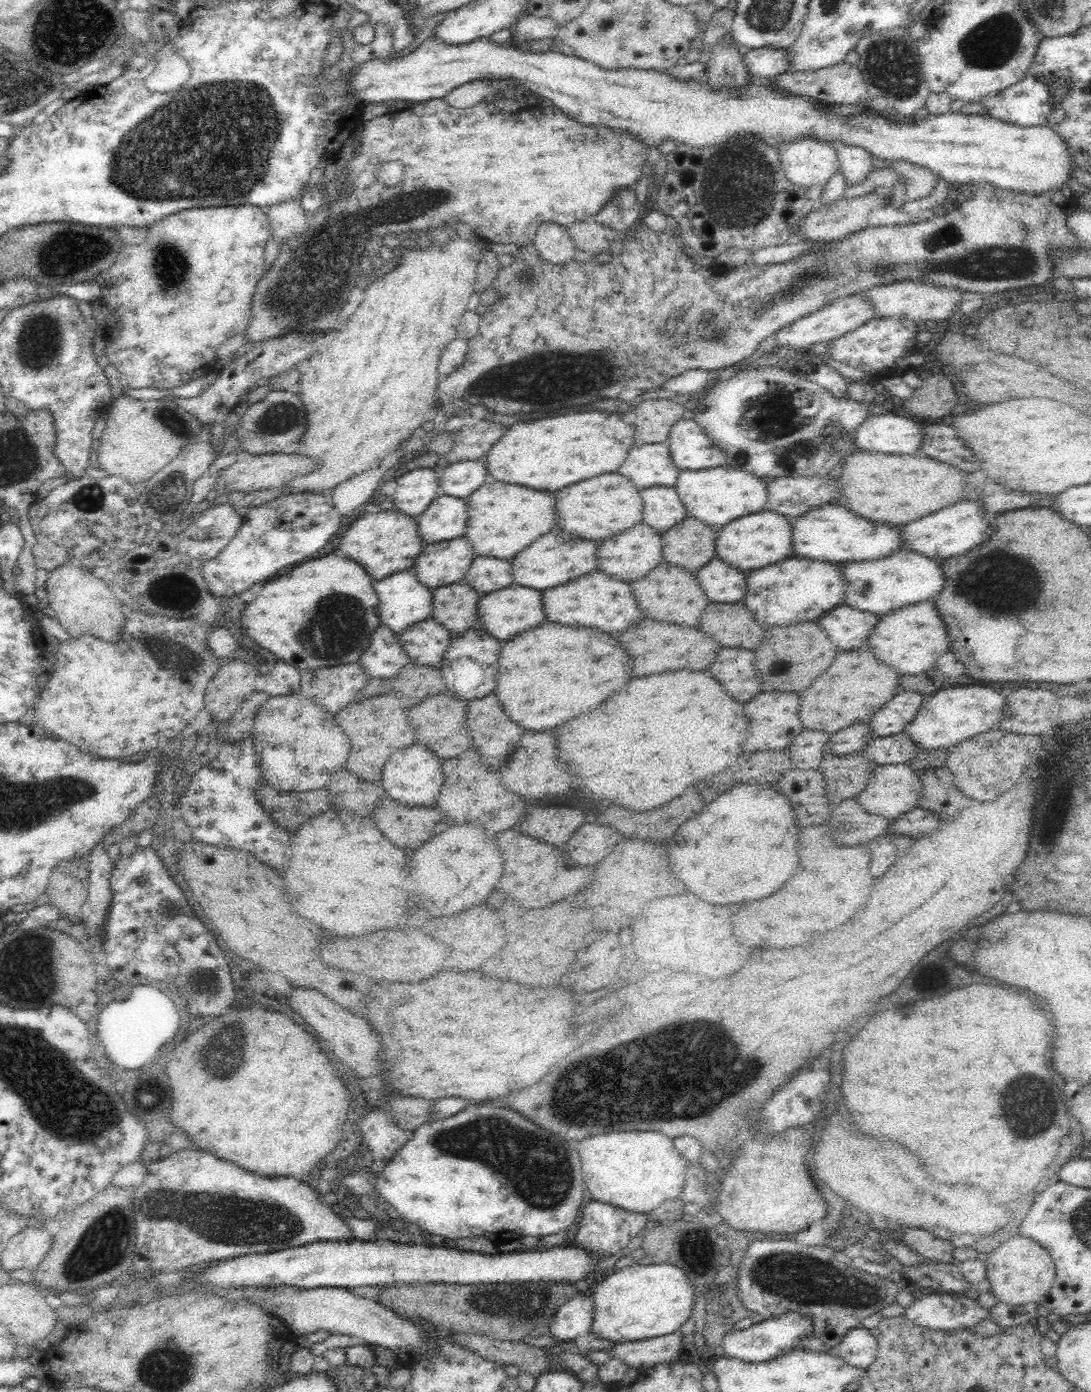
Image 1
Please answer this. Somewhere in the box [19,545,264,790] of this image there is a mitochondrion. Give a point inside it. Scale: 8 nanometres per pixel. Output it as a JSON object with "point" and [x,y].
{"point":[175,591]}

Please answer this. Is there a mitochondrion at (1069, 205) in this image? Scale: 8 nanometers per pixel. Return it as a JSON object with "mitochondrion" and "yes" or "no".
{"mitochondrion":"no"}

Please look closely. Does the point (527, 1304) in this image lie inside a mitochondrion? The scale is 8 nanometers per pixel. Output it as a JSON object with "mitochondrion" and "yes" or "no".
{"mitochondrion":"yes"}

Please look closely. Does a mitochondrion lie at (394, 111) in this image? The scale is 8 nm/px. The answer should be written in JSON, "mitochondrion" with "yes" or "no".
{"mitochondrion":"no"}

